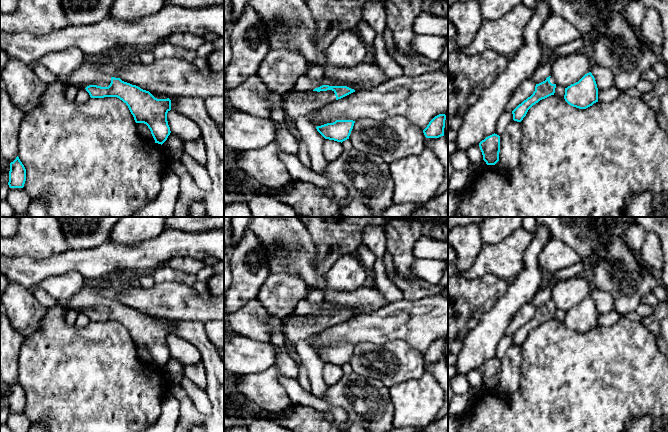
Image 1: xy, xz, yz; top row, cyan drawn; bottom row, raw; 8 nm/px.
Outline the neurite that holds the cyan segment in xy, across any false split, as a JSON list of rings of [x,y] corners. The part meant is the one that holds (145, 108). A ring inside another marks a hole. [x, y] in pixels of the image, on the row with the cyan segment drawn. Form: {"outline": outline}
{"outline": [[[111,77],[108,87],[89,85],[86,88],[91,98],[117,97],[129,108],[136,123],[148,126],[155,143],[163,144],[170,135],[167,113],[171,110],[171,100],[157,99],[149,91],[136,85]]]}

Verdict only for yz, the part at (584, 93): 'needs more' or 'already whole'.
already whole

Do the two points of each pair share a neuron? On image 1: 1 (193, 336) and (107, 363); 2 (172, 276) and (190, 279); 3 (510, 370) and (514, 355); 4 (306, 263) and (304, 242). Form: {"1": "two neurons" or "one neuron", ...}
{"1": "two neurons", "2": "one neuron", "3": "one neuron", "4": "one neuron"}

